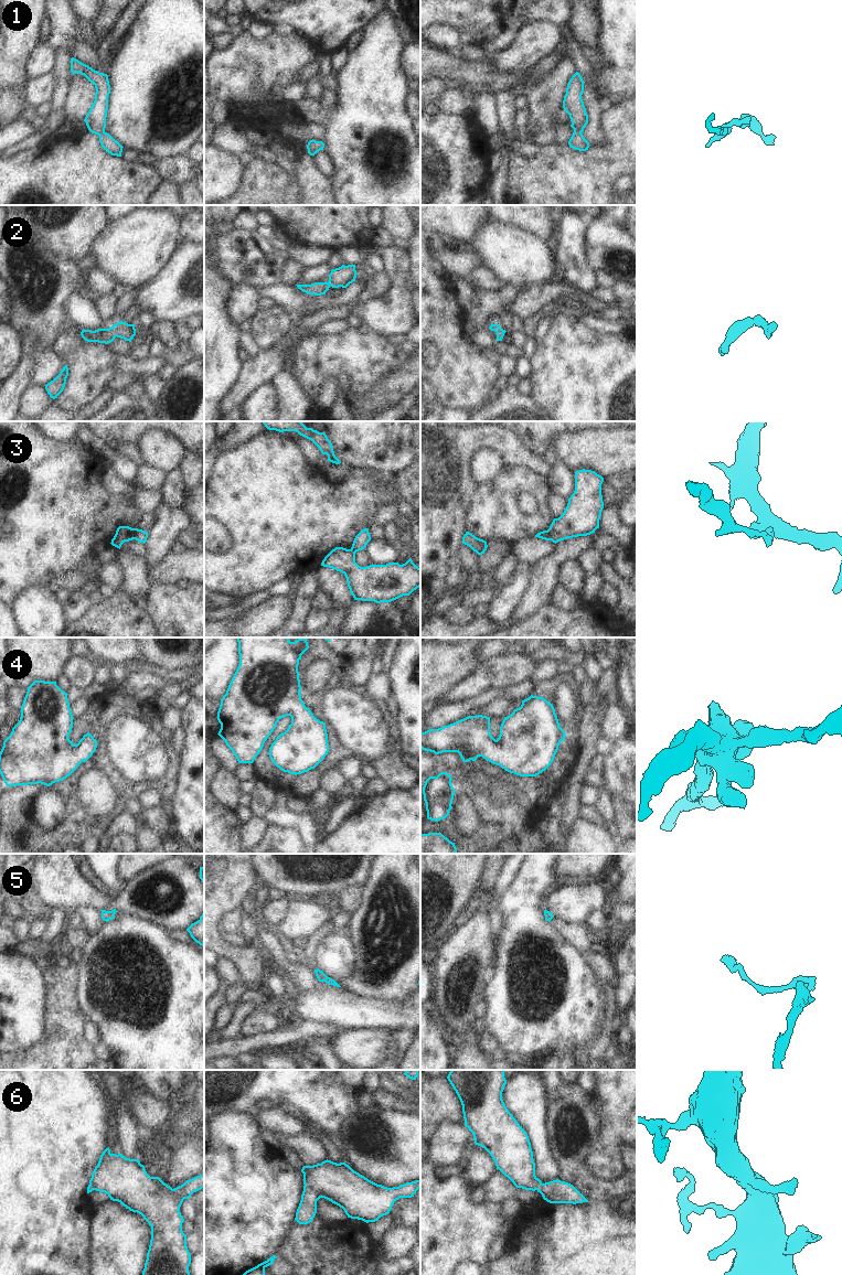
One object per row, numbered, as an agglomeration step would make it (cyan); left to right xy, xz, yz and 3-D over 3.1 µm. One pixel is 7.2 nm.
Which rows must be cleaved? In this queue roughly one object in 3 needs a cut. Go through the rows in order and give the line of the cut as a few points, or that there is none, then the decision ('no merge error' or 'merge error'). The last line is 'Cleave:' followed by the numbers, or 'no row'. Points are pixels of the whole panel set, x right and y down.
1: no cut | no merge error
2: no cut | no merge error
3: yz (547, 529), (552, 540) | merge error
4: no cut | no merge error
5: no cut | no merge error
6: no cut | no merge error
Cleave: 3

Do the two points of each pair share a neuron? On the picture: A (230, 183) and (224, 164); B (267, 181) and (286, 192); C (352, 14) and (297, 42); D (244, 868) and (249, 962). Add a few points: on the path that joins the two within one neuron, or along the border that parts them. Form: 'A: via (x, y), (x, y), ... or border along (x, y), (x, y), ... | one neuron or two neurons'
A: via (225, 179), (224, 169) | one neuron
B: via (272, 185), (278, 192), (281, 192) | one neuron
C: border along (295, 31), (301, 34), (317, 53) | two neurons
D: via (228, 893), (215, 907), (215, 938), (224, 946) | one neuron

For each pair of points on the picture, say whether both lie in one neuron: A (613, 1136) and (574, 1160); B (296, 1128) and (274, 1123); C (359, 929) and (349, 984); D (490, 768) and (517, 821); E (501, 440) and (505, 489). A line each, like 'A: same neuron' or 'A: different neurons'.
A: different neurons
B: same neuron
C: same neuron
D: same neuron
E: different neurons

